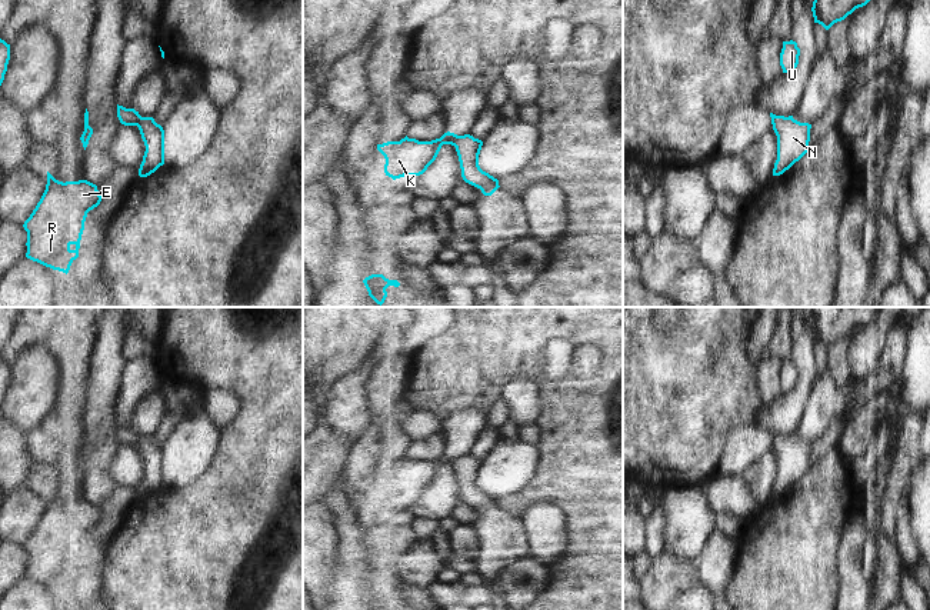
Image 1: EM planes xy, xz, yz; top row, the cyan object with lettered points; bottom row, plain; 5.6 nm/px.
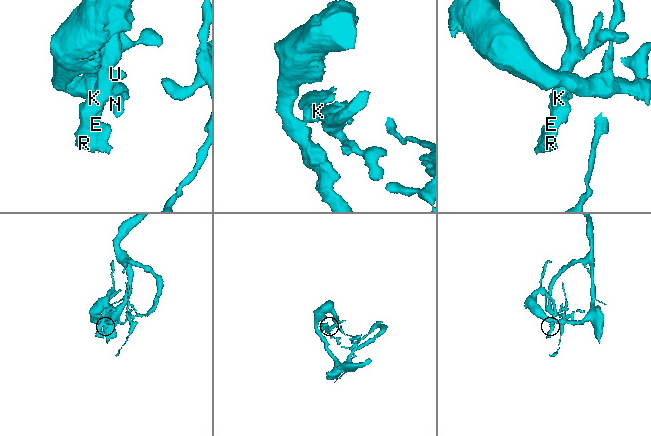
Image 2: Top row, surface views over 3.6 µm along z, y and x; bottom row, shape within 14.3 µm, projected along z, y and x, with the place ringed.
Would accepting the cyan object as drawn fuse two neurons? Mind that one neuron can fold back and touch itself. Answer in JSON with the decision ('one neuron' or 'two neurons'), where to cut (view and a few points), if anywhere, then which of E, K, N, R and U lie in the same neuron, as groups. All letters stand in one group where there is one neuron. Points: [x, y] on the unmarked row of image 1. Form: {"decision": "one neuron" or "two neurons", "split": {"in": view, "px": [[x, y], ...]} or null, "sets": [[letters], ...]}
{"decision": "two neurons", "split": {"in": "xz", "px": [[459, 456], [453, 464]]}, "sets": [["E", "K", "R", "U"], ["N"]]}

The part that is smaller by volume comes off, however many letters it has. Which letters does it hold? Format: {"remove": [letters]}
{"remove": ["N"]}

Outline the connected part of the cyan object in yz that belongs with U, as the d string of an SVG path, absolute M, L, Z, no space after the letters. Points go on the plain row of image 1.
M783 361L783 369L780 373L780 386L783 389L783 393L794 393L799 384L799 376L800 369L797 367L796 361Z

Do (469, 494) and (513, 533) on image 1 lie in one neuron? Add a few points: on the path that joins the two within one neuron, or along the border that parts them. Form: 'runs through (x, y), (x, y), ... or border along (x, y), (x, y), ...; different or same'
runs through (480, 503), (502, 524); same

